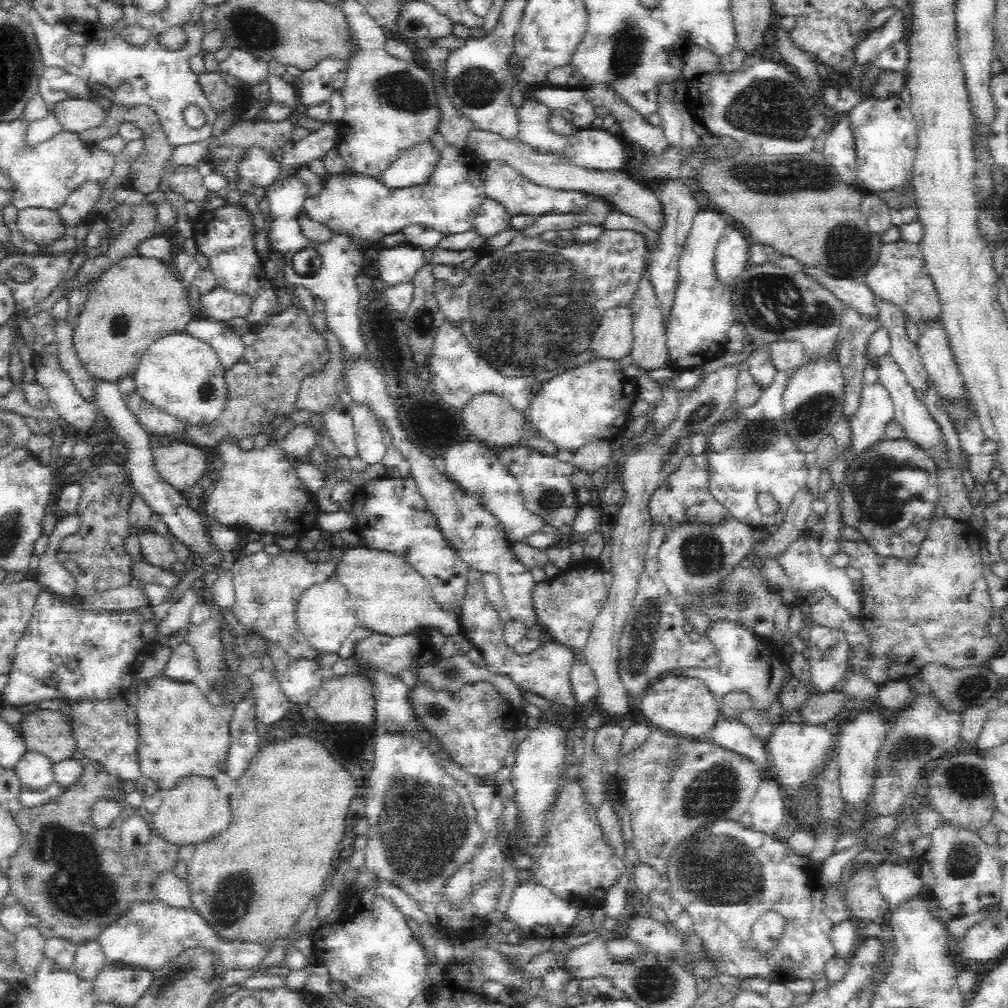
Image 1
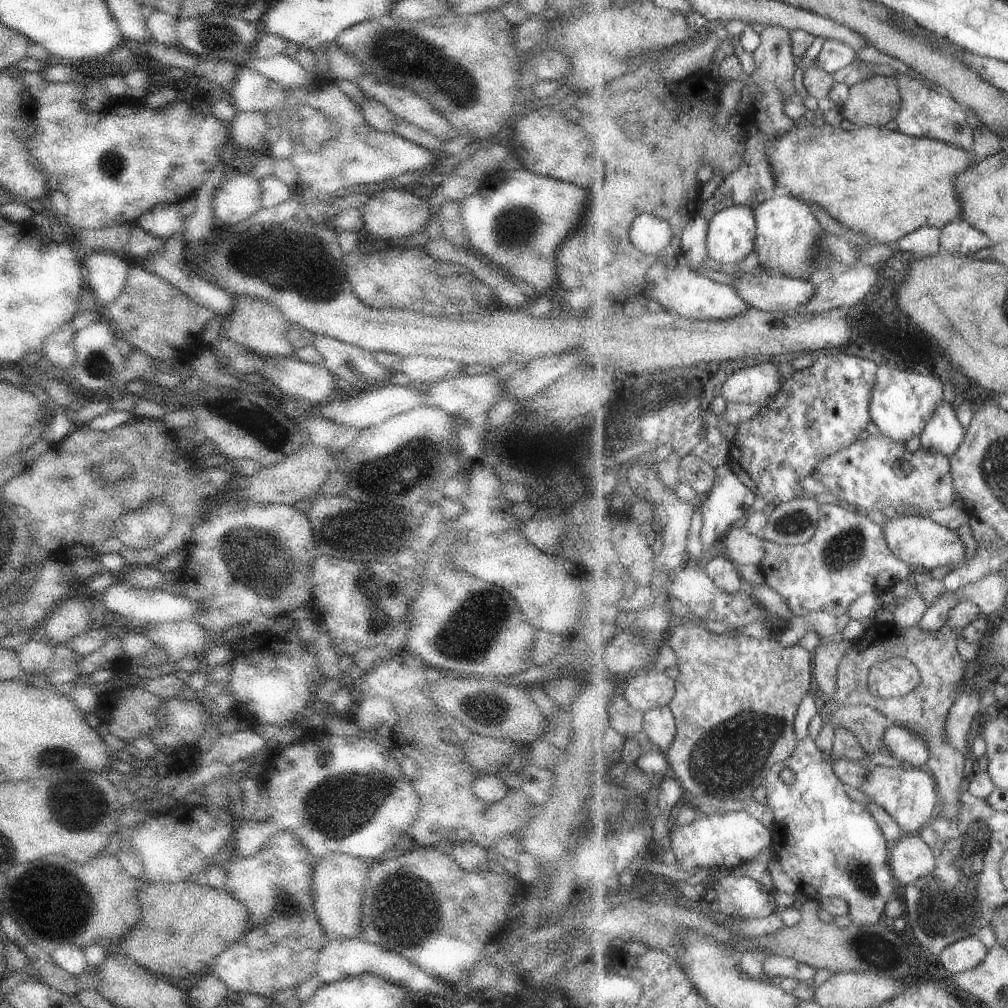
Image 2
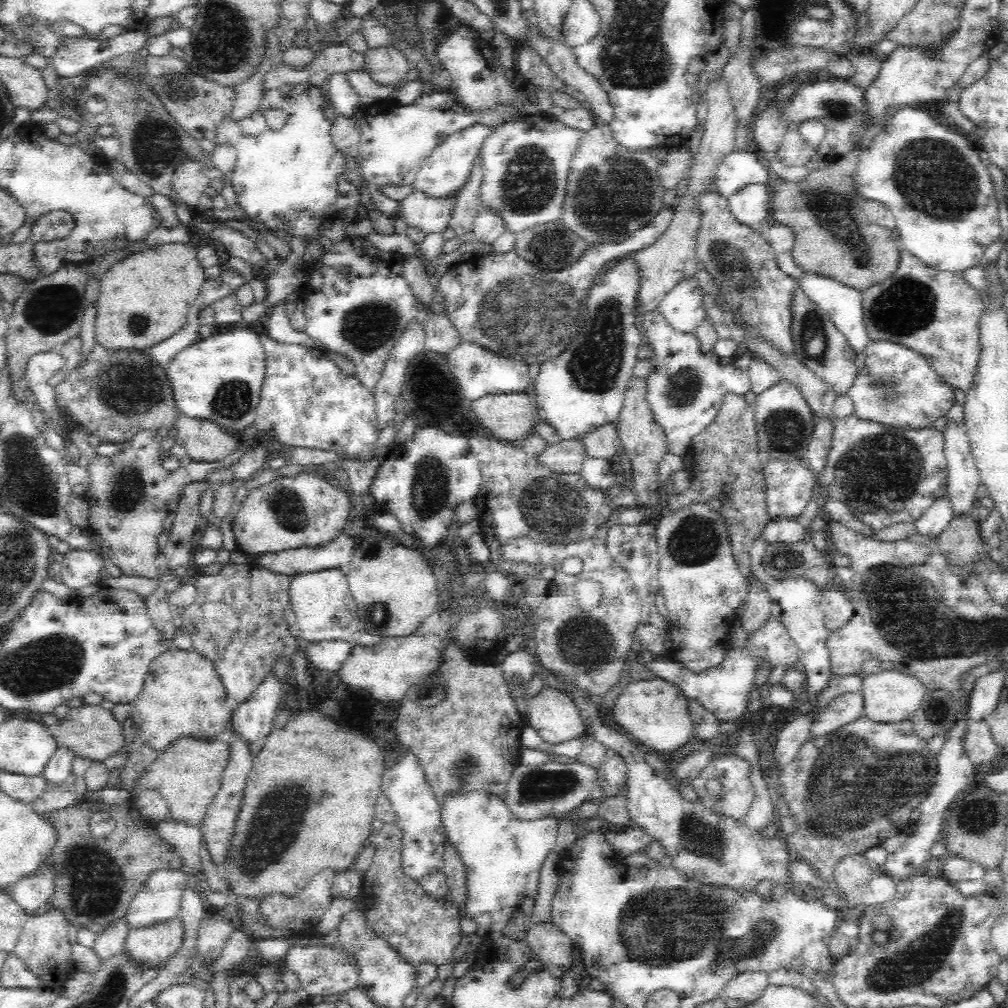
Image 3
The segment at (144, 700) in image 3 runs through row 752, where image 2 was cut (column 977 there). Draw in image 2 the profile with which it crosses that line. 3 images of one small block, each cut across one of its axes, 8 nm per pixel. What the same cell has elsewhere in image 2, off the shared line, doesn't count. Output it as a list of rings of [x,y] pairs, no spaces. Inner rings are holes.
[[[830,125],[796,126],[768,146],[778,186],[788,195],[805,202],[816,202],[847,229],[864,232],[872,242],[896,245],[923,227],[943,229],[952,220],[965,216],[965,204],[956,188],[956,178],[968,172],[981,158],[974,150],[927,137],[904,134],[878,126],[856,127],[848,132]]]

